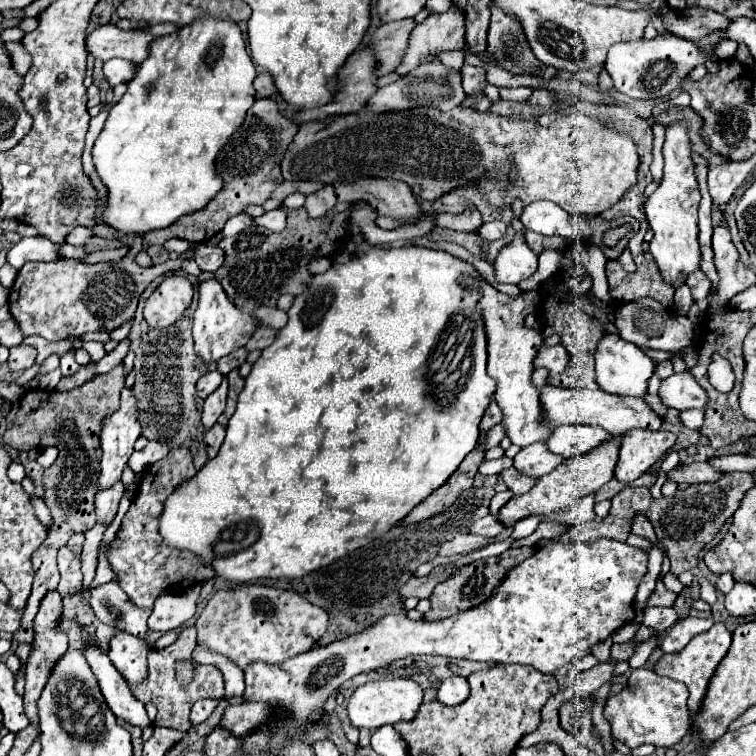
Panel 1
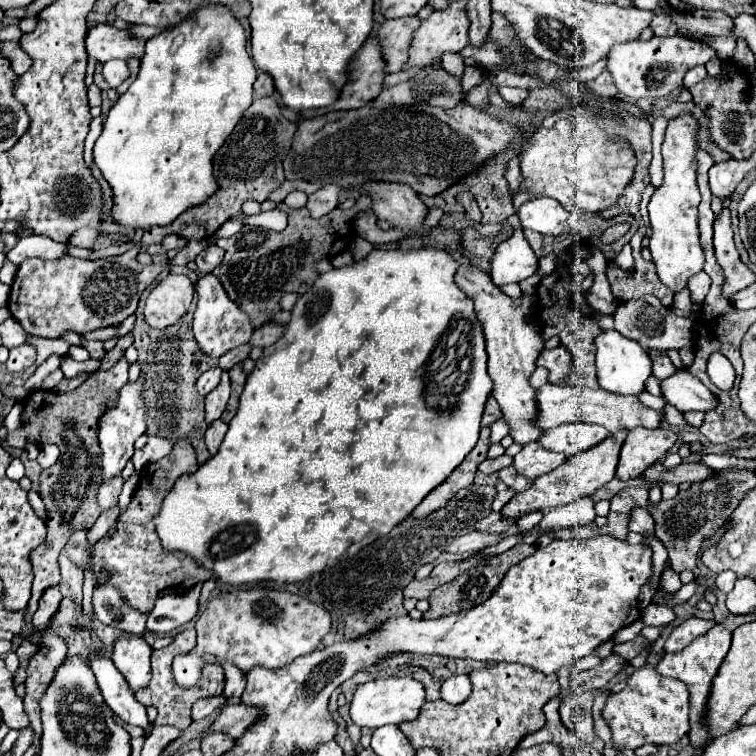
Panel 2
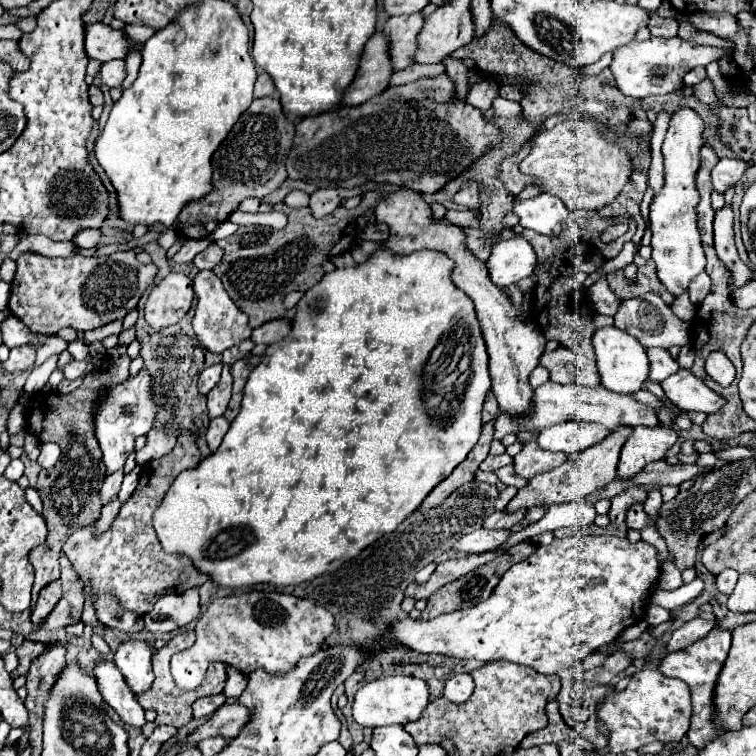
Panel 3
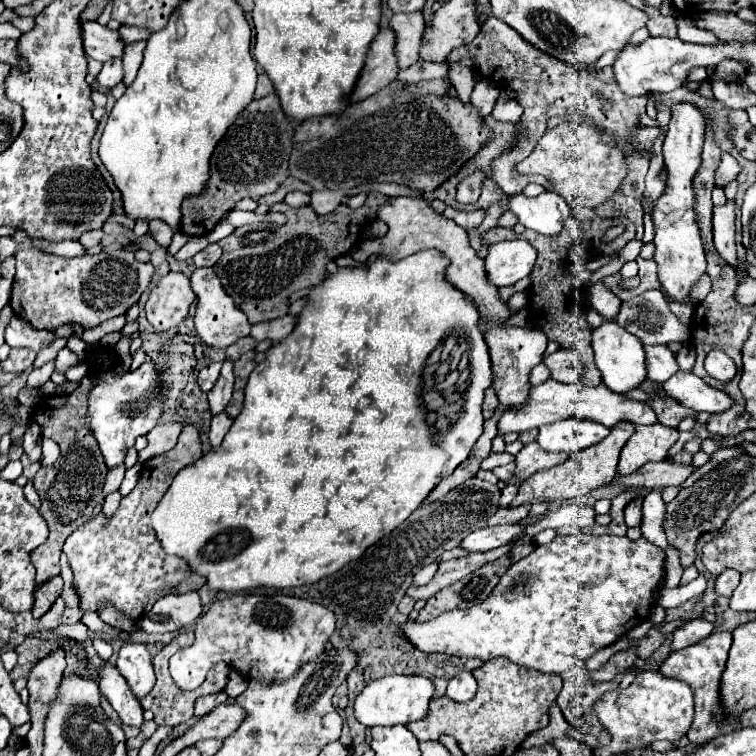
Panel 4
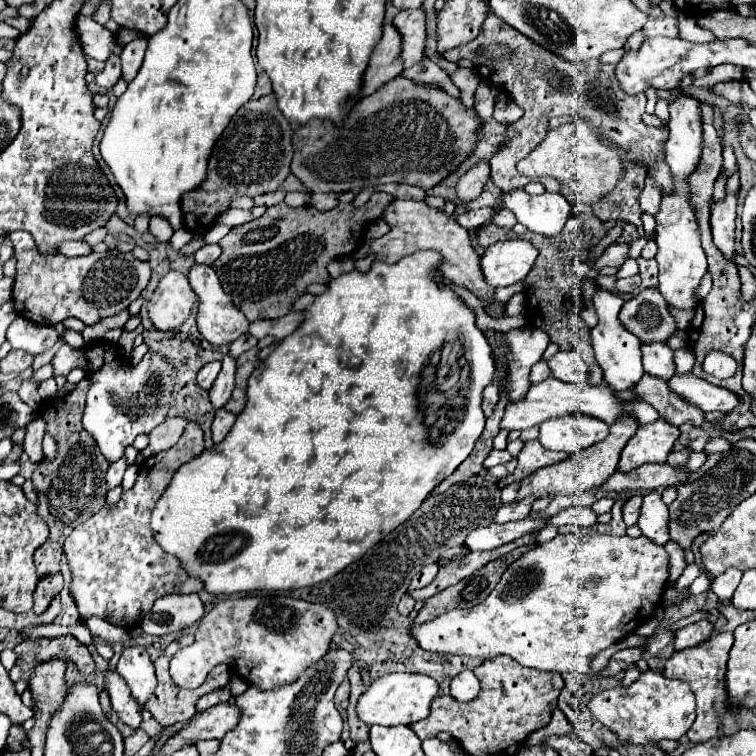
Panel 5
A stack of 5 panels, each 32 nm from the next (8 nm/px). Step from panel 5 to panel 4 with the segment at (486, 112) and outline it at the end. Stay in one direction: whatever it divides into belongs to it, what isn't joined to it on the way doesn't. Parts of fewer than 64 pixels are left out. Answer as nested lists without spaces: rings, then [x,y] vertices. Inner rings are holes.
[[[480,80],[480,82],[476,82],[476,86],[470,94],[470,104],[476,106],[482,116],[488,116],[494,108],[494,102],[496,102],[498,94],[500,94],[500,88],[496,84]]]

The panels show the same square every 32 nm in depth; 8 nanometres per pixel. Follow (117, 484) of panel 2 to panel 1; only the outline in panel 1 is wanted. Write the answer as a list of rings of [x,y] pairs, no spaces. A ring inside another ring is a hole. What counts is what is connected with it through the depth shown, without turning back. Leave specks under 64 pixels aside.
[[[118,482],[118,486],[112,486],[112,490],[102,490],[100,494],[96,494],[96,522],[110,526],[118,512],[122,494],[124,494],[122,482]]]

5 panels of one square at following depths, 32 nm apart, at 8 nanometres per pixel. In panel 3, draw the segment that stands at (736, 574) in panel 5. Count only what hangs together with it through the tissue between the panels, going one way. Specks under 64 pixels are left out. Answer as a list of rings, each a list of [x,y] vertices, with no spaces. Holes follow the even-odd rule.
[[[724,570],[720,576],[716,576],[716,586],[722,594],[730,594],[736,586],[736,580],[738,580],[738,574],[734,570]]]

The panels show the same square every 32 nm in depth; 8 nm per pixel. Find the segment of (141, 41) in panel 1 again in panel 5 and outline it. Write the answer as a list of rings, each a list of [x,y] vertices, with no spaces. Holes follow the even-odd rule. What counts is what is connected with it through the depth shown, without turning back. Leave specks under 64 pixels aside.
[[[78,16],[76,26],[78,26],[76,30],[78,30],[78,36],[80,36],[80,42],[82,42],[86,56],[106,62],[108,56],[122,52],[122,46],[118,44],[116,34],[110,32],[108,28],[100,26],[92,18]]]

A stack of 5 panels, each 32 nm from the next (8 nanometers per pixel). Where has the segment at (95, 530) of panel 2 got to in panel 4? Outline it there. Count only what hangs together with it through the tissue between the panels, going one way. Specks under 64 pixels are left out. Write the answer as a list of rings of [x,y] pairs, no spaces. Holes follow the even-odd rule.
[[[119,490],[113,492],[112,494],[109,494],[106,497],[103,504],[102,511],[107,518],[113,516],[113,514],[115,513],[115,511],[119,506],[120,500],[121,500],[121,495],[119,493]]]

